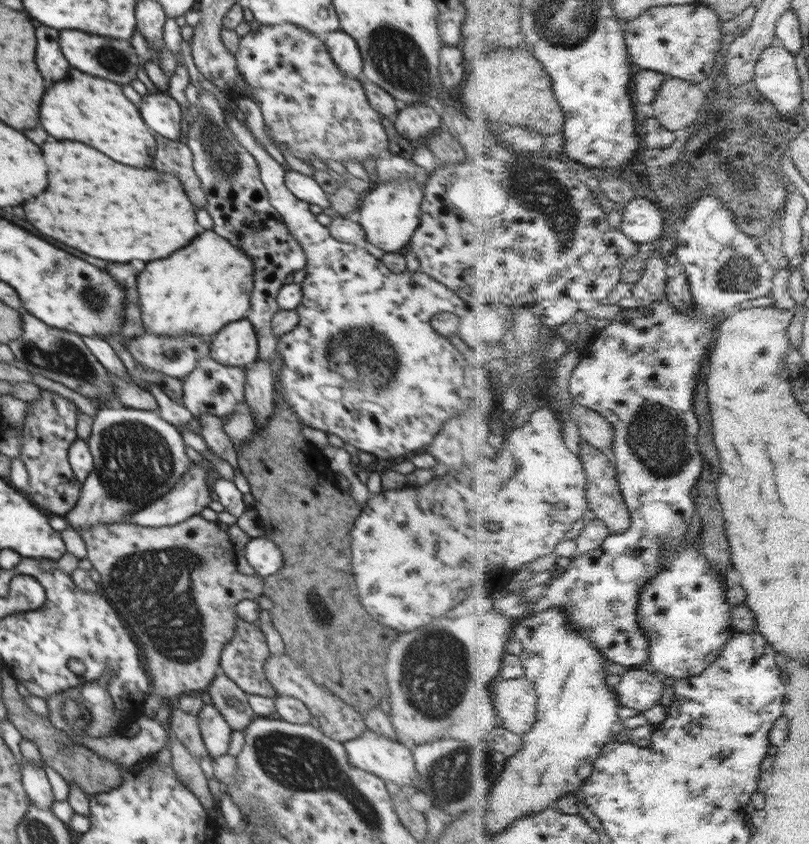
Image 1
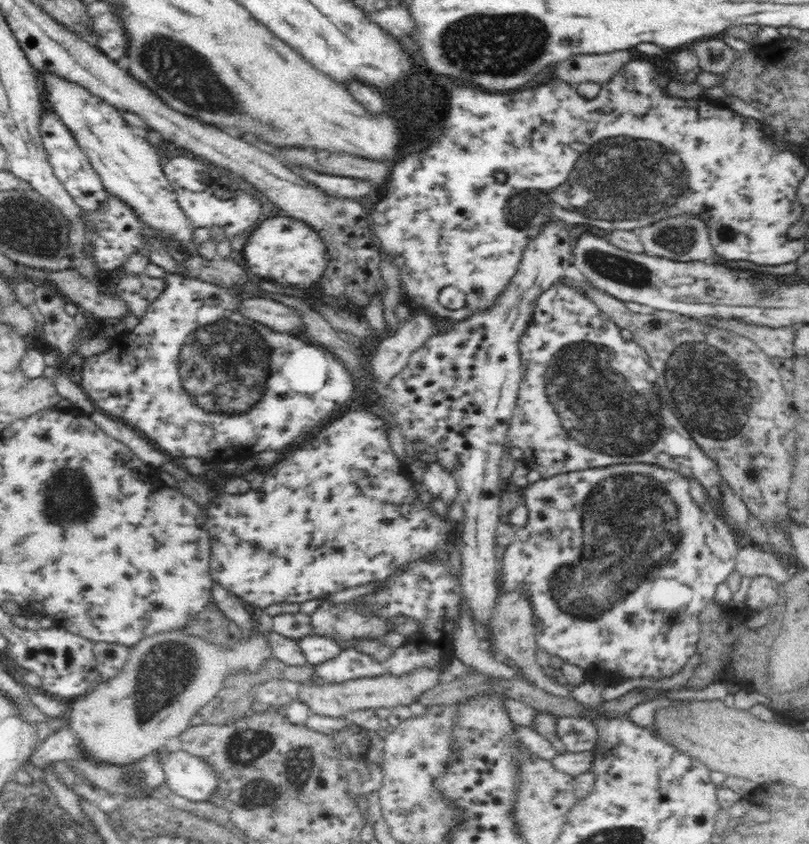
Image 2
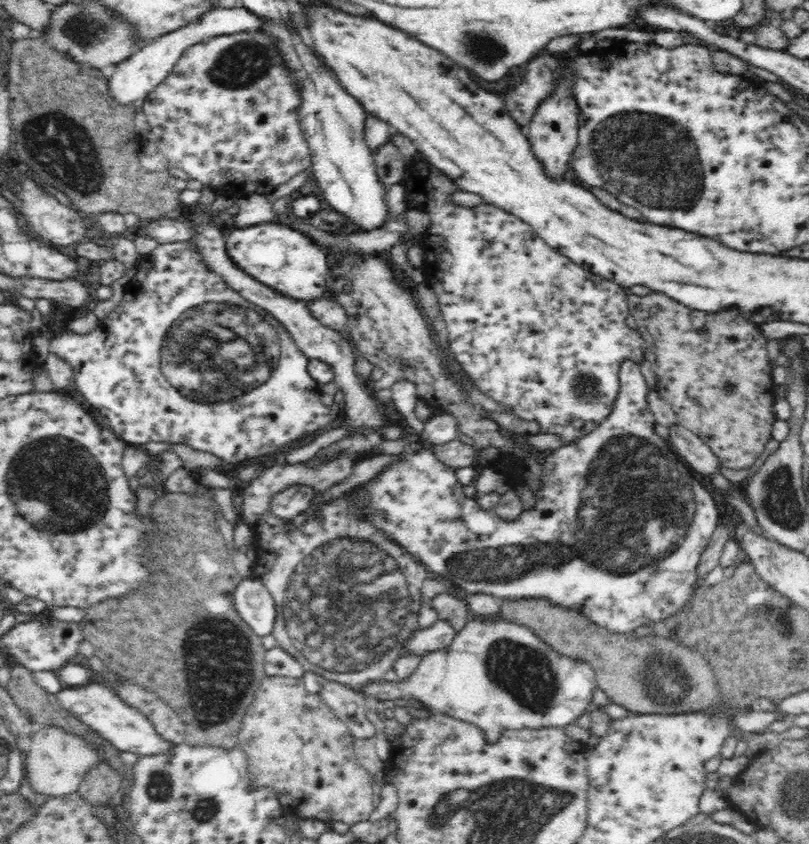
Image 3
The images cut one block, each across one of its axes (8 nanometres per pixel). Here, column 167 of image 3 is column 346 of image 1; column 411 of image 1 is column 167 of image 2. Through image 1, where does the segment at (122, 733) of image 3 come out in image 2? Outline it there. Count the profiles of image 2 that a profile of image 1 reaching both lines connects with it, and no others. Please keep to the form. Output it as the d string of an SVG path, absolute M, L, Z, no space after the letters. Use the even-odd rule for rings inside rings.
M182 749L162 753L159 763L171 792L188 800L207 801L219 790L220 777L202 758Z

